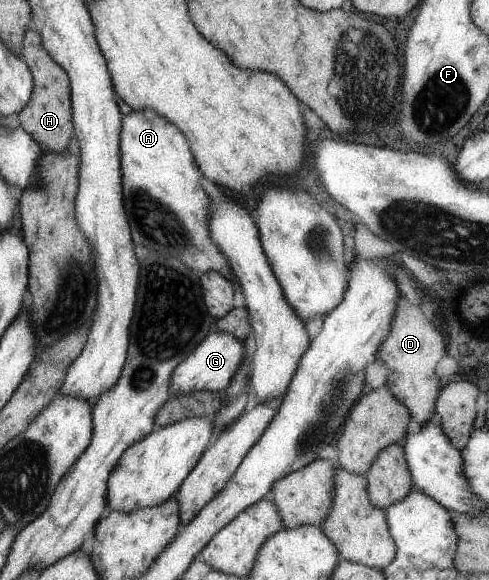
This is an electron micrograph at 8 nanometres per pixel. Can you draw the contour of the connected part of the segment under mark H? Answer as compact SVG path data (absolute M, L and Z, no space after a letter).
M33 25L26 28L20 52L33 72L34 90L29 102L17 113L19 128L30 133L45 153L69 151L69 146L75 140L74 122L71 122L73 98L69 98L69 74L43 46L42 35Z

